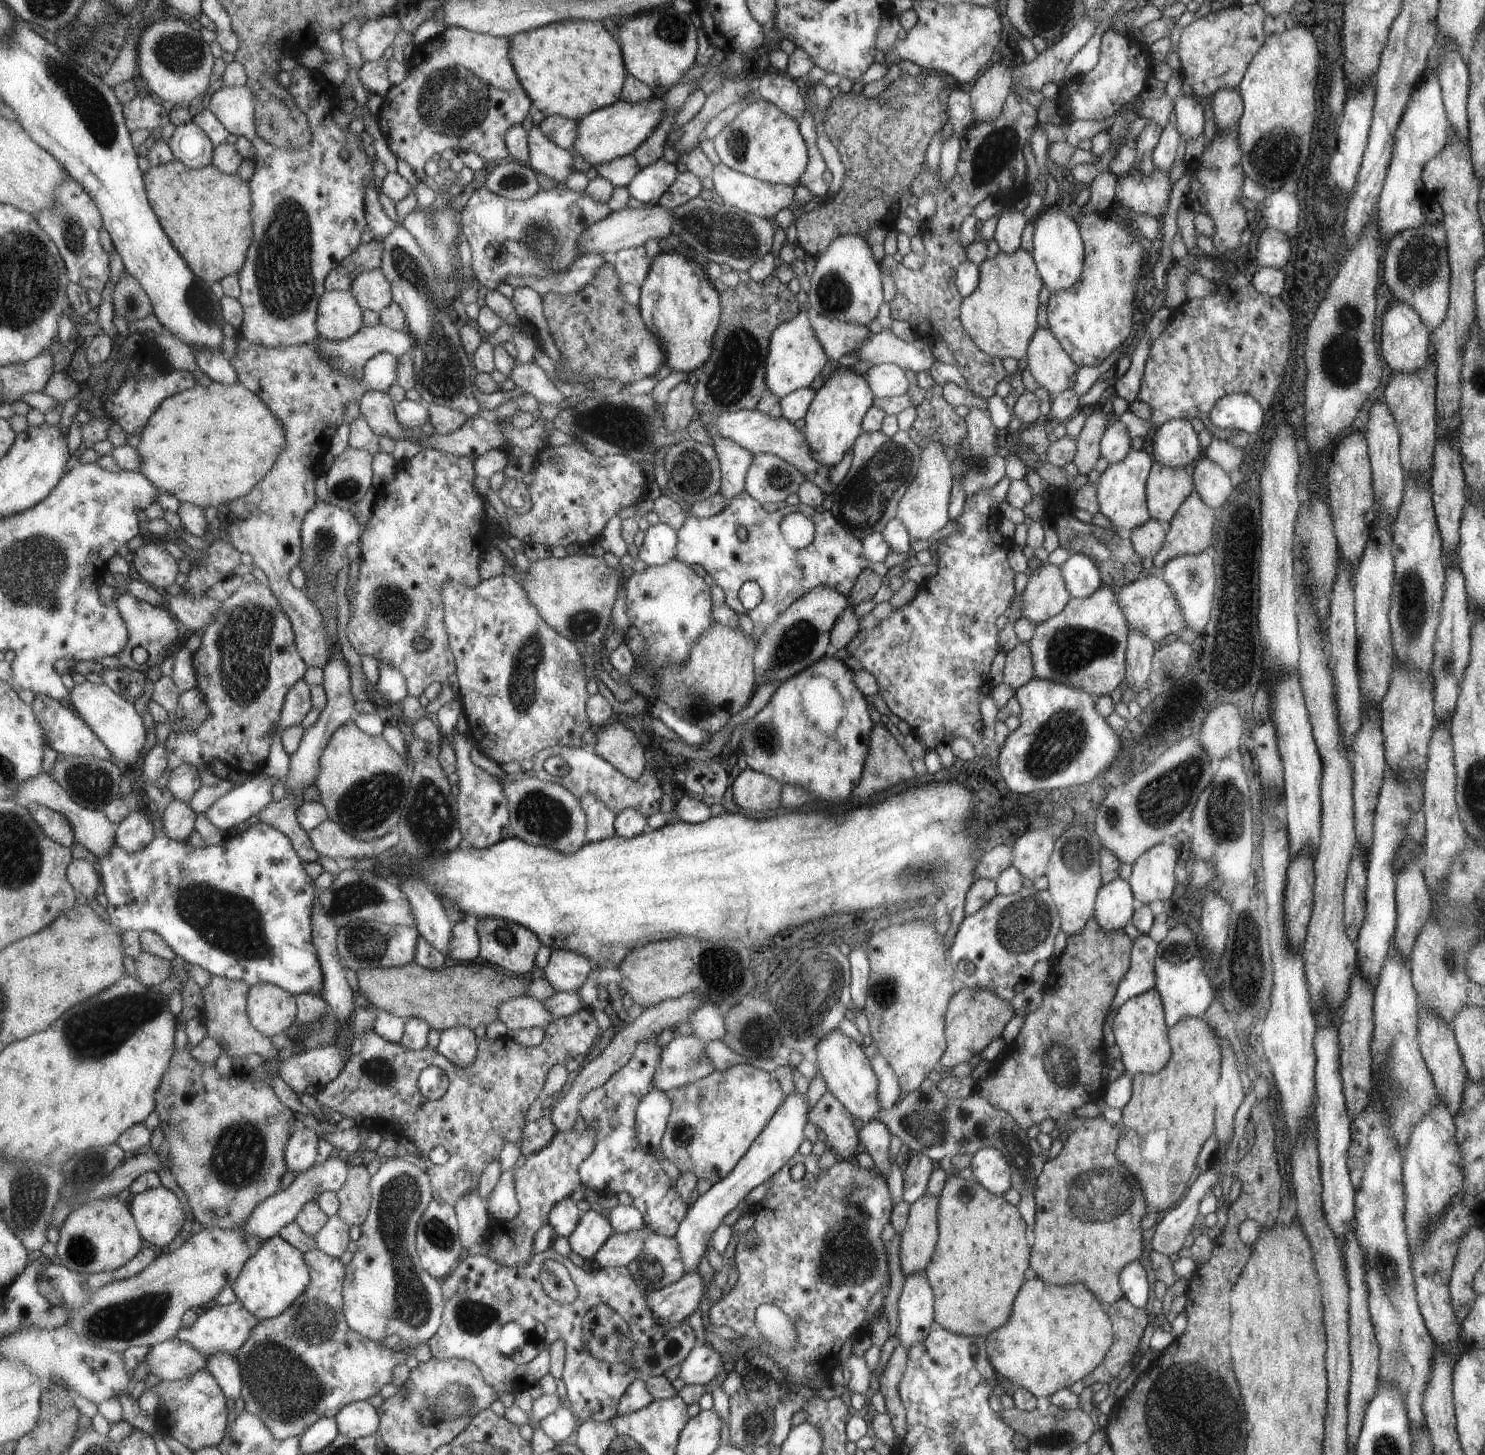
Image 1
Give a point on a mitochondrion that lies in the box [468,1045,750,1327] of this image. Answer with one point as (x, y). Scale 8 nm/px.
(649, 1270)

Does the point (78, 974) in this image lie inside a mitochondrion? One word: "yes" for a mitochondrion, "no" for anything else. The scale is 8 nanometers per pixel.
no

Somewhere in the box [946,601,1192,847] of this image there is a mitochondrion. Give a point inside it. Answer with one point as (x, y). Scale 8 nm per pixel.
(1060, 740)

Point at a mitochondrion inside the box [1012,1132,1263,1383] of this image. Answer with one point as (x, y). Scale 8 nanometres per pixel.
(1099, 1190)

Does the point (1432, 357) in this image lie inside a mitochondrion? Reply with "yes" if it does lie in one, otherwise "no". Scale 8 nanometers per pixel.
no

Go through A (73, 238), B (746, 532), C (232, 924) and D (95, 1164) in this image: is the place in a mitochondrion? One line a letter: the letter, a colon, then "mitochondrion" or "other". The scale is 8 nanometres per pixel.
A: mitochondrion
B: other
C: mitochondrion
D: mitochondrion

